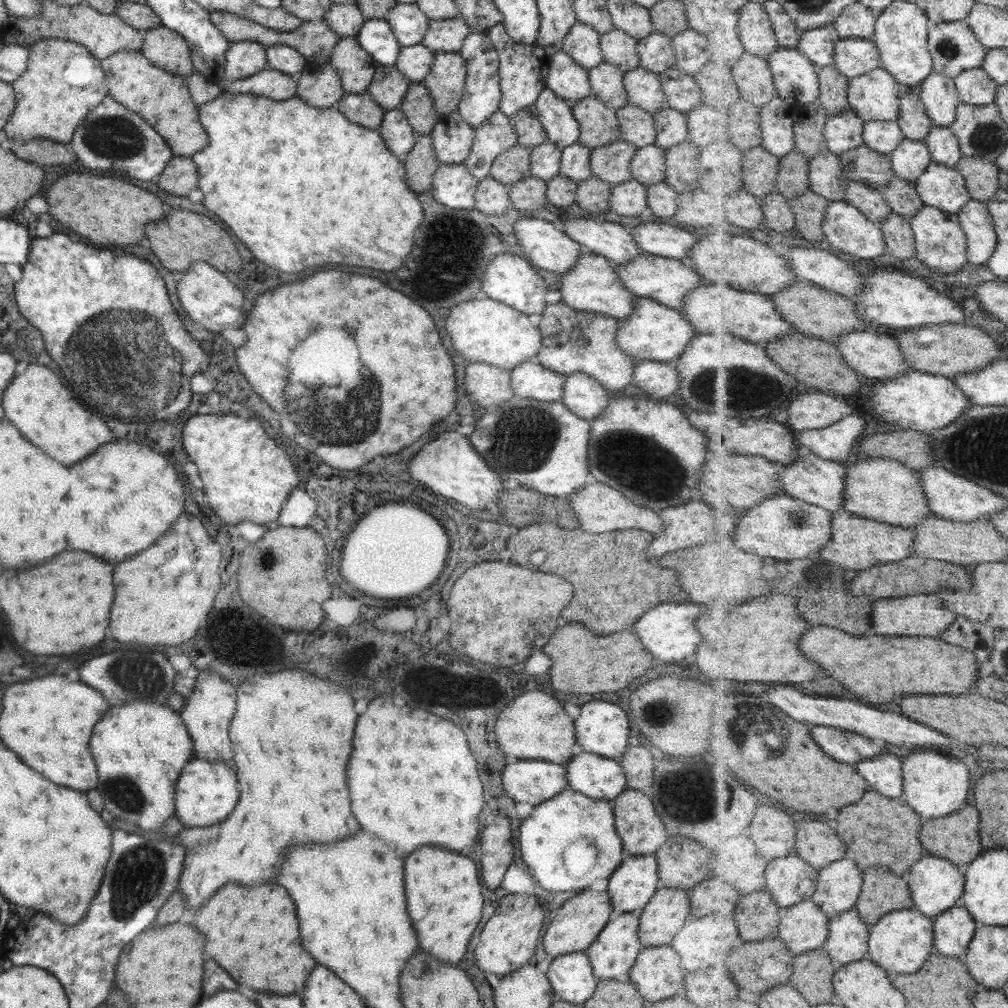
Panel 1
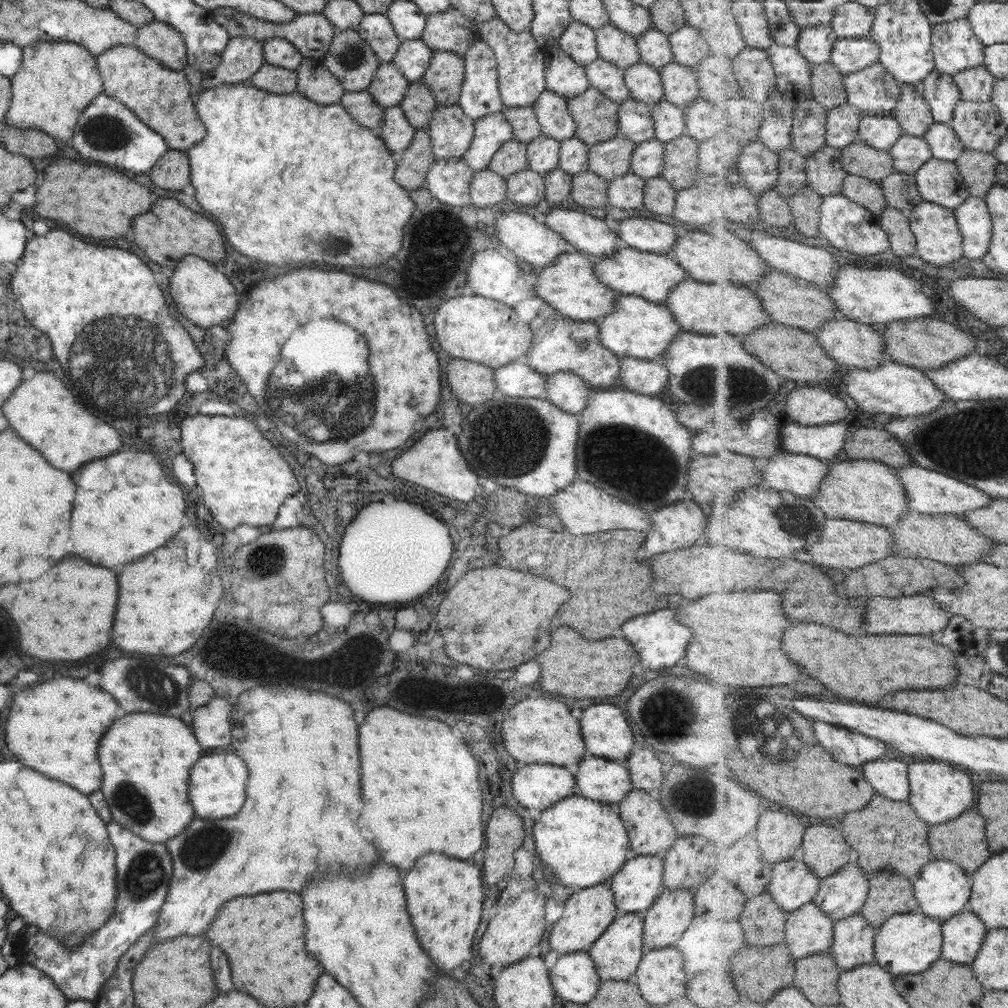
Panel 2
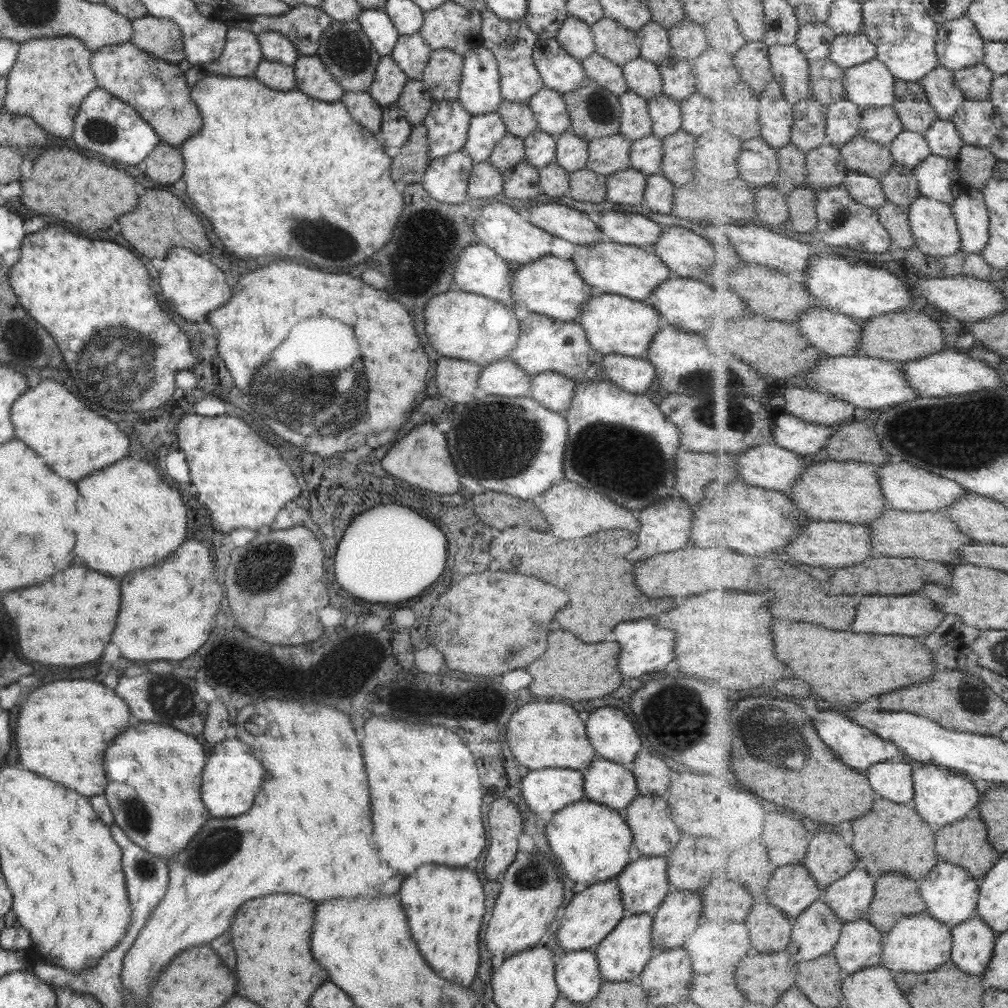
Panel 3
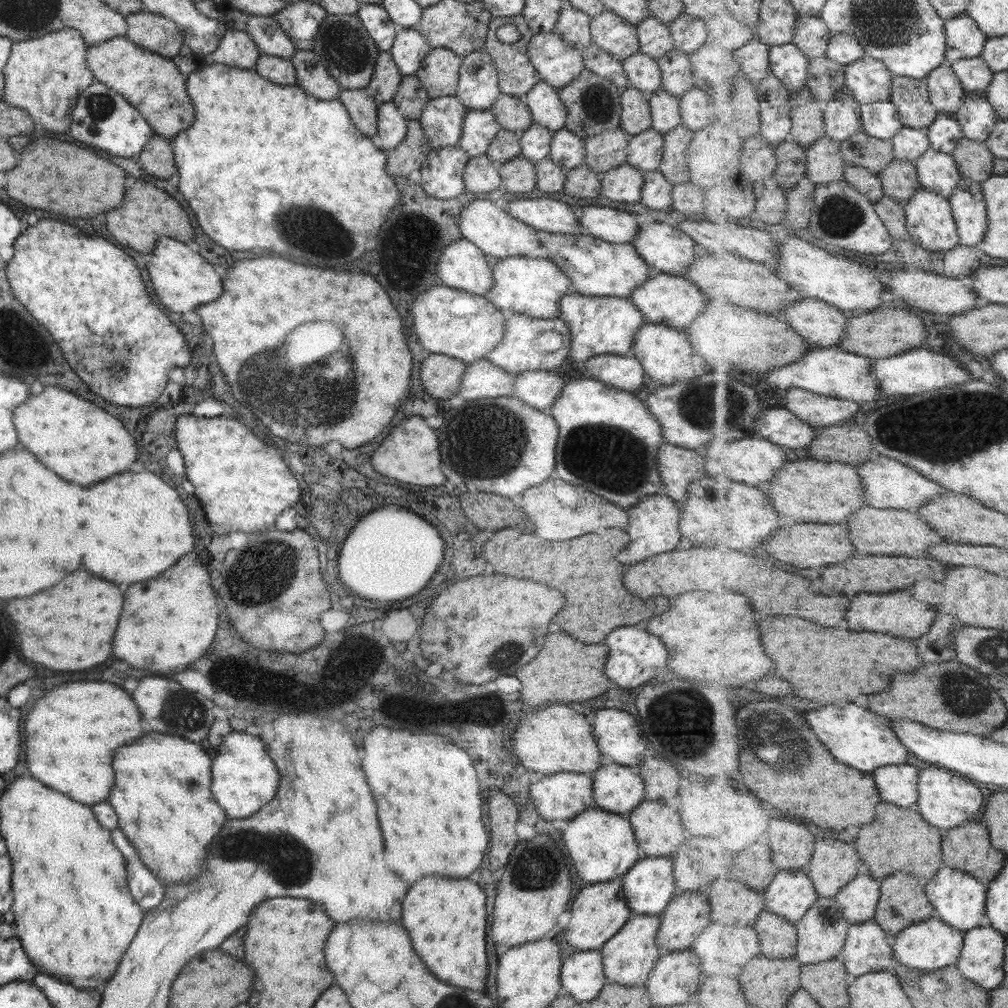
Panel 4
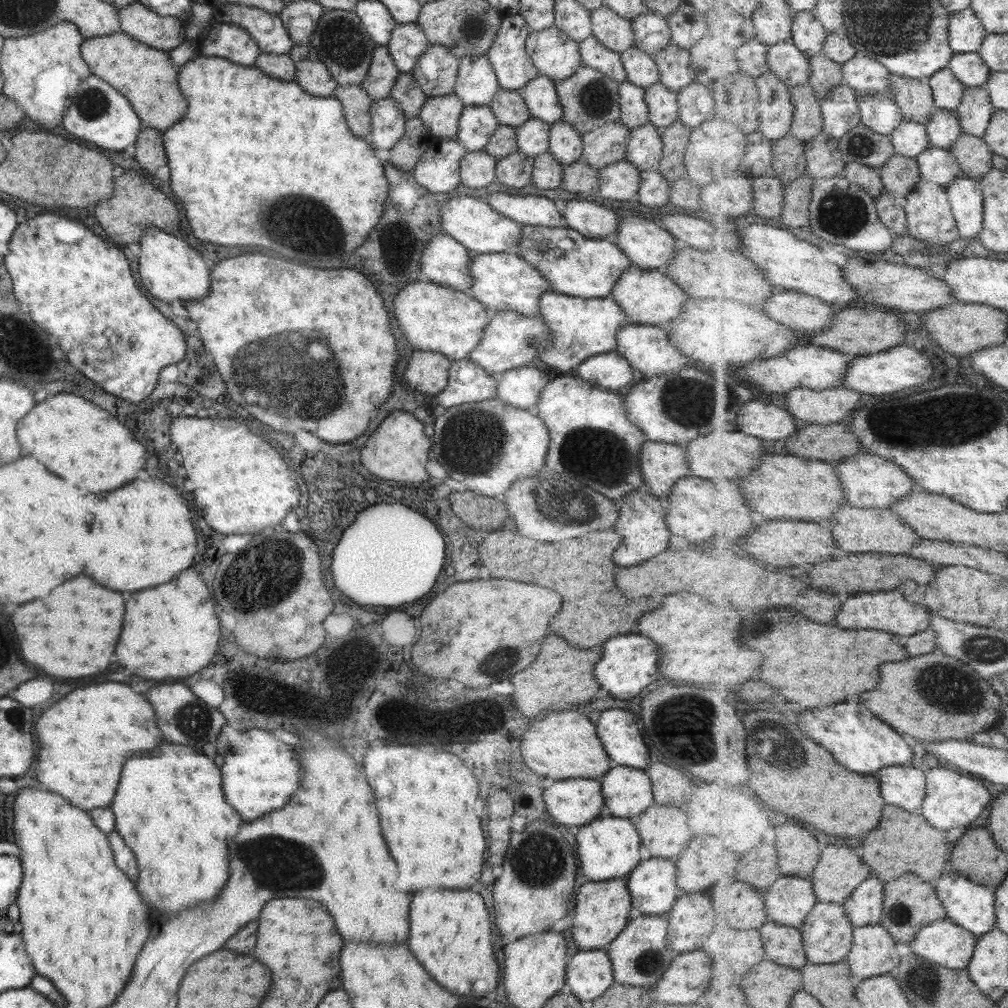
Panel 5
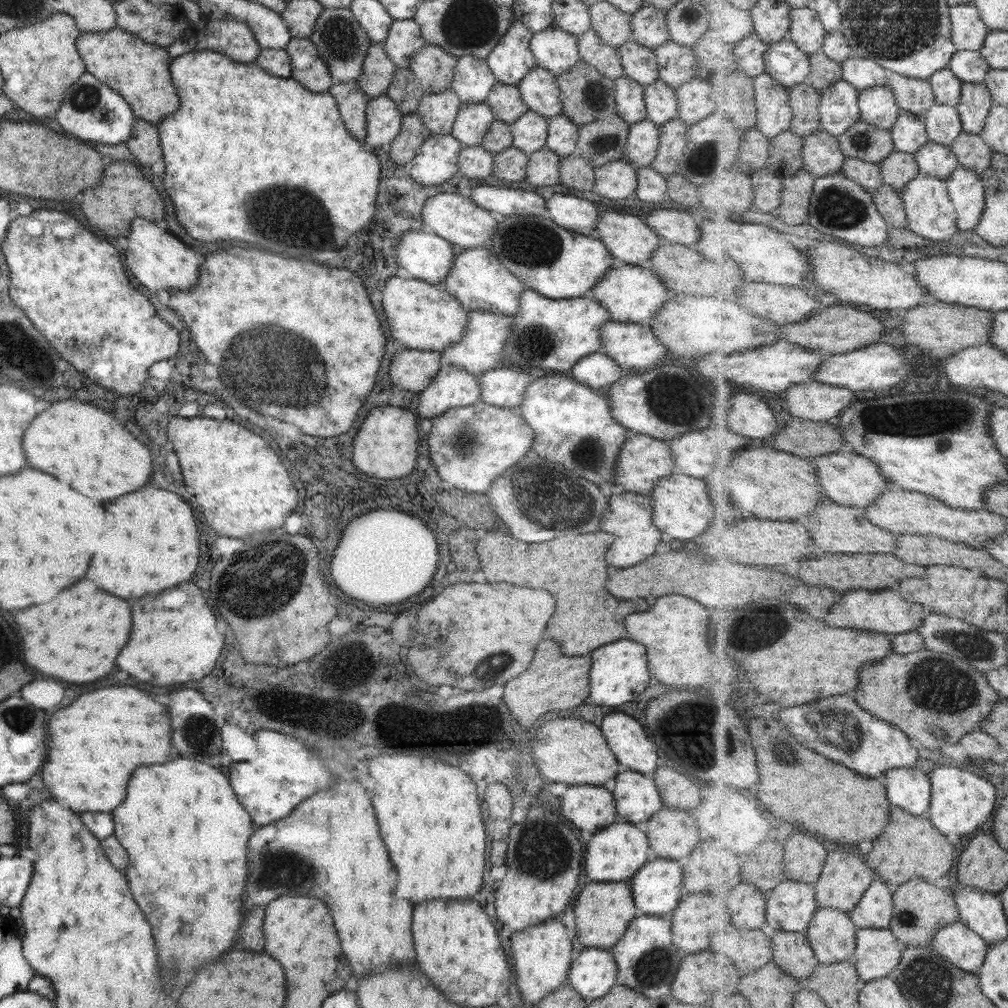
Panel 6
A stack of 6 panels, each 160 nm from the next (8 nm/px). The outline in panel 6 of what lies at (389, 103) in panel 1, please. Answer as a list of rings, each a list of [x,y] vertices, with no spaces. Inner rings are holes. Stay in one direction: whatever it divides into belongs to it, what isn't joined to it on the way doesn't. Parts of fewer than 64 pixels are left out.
[[[371,43],[361,72],[355,81],[370,98],[385,95],[395,68],[396,66],[386,55],[383,43]]]

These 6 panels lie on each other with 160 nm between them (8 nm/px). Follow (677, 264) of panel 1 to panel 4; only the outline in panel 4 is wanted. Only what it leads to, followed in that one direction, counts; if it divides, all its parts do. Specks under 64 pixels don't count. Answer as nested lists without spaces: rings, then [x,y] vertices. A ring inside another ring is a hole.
[[[550,234],[539,241],[539,256],[559,267],[567,276],[573,292],[583,296],[616,296],[629,299],[631,293],[647,281],[653,271],[643,258],[635,252],[631,243],[611,244],[581,234]]]

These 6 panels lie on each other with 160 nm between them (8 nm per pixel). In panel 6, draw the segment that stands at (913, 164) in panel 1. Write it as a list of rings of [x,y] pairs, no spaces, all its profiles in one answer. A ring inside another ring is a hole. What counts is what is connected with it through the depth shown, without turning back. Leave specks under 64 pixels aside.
[[[902,109],[898,122],[890,131],[897,151],[914,154],[930,142],[922,117]]]

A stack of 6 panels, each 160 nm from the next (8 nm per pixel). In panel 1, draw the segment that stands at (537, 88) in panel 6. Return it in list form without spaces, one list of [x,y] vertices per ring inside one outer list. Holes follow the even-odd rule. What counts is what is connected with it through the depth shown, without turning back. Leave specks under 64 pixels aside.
[[[545,87],[534,102],[538,121],[542,124],[547,142],[562,149],[577,142],[580,135],[578,122],[570,111],[570,103],[555,96]]]

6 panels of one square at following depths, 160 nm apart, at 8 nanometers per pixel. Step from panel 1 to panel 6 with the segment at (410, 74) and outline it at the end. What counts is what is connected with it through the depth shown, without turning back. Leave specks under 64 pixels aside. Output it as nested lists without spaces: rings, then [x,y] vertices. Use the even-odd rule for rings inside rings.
[[[413,19],[395,20],[383,42],[386,55],[396,68],[407,69],[411,57],[423,48],[424,41]]]

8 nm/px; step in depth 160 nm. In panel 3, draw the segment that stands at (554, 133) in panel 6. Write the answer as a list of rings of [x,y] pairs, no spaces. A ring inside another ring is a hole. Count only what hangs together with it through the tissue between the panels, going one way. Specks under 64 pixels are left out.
[[[570,130],[555,136],[556,151],[554,163],[568,173],[586,168],[588,143]]]

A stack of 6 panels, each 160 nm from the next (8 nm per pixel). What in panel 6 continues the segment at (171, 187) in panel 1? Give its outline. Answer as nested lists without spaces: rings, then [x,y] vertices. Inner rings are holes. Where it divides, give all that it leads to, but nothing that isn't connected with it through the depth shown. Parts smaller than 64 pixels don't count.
[[[136,119],[133,123],[129,138],[125,146],[135,159],[145,166],[151,166],[162,158],[160,138],[158,137],[157,125]]]

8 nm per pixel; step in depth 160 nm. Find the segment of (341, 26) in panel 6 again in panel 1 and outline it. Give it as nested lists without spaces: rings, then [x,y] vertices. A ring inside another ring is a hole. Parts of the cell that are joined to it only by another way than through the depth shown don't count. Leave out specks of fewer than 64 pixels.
[[[346,36],[332,48],[329,64],[340,78],[345,94],[359,94],[367,90],[377,64],[357,43],[355,37]]]

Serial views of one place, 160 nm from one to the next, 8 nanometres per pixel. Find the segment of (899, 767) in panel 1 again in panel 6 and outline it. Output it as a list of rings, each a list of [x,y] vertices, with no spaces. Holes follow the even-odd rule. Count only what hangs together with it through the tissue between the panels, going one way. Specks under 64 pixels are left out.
[[[894,768],[887,771],[883,780],[893,805],[917,816],[927,816],[931,806],[933,786],[929,774],[919,768]]]

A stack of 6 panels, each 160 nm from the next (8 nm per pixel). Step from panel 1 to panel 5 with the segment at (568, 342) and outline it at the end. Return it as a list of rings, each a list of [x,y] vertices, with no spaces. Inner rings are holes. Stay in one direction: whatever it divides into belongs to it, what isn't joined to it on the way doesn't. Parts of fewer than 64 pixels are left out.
[[[497,311],[490,315],[481,342],[468,354],[468,358],[495,376],[513,368],[531,366],[538,352],[544,349],[545,344],[551,344],[551,341],[549,329],[541,318]]]

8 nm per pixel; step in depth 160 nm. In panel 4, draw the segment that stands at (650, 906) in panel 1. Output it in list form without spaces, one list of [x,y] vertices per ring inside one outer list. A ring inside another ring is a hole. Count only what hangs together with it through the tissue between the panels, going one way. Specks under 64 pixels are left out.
[[[683,892],[683,896],[673,898],[667,904],[665,912],[661,914],[661,924],[657,929],[655,944],[658,948],[665,948],[665,950],[683,950],[697,938],[697,934],[707,924],[709,924],[709,906],[705,902],[705,896],[695,892]]]

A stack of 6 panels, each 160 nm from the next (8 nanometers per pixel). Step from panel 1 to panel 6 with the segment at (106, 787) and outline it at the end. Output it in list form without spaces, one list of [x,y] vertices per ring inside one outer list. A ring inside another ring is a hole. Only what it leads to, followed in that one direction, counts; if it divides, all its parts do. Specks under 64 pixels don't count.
[[[177,758],[177,760],[163,762],[163,764],[149,764],[149,766],[135,768],[131,772],[131,776],[129,776],[129,782],[127,782],[125,800],[122,800],[110,812],[110,815],[114,822],[112,835],[119,841],[119,844],[128,854],[127,869],[124,875],[129,883],[132,900],[137,903],[137,906],[144,914],[145,920],[151,925],[151,934],[155,941],[159,965],[167,965],[173,977],[175,966],[169,966],[169,964],[175,964],[177,962],[177,980],[175,980],[175,986],[177,988],[183,988],[187,984],[187,980],[191,980],[191,976],[195,976],[195,970],[197,968],[201,968],[203,964],[207,964],[207,960],[215,960],[215,956],[219,956],[225,950],[229,950],[229,946],[239,936],[239,922],[241,916],[246,914],[246,912],[241,912],[242,902],[240,902],[240,896],[245,884],[245,868],[247,868],[246,846],[248,836],[254,830],[250,816],[236,799],[235,793],[233,793],[233,789],[231,789],[228,783],[228,778],[219,772],[219,770],[211,768],[211,765],[207,766],[207,763],[185,760],[185,758]]]

